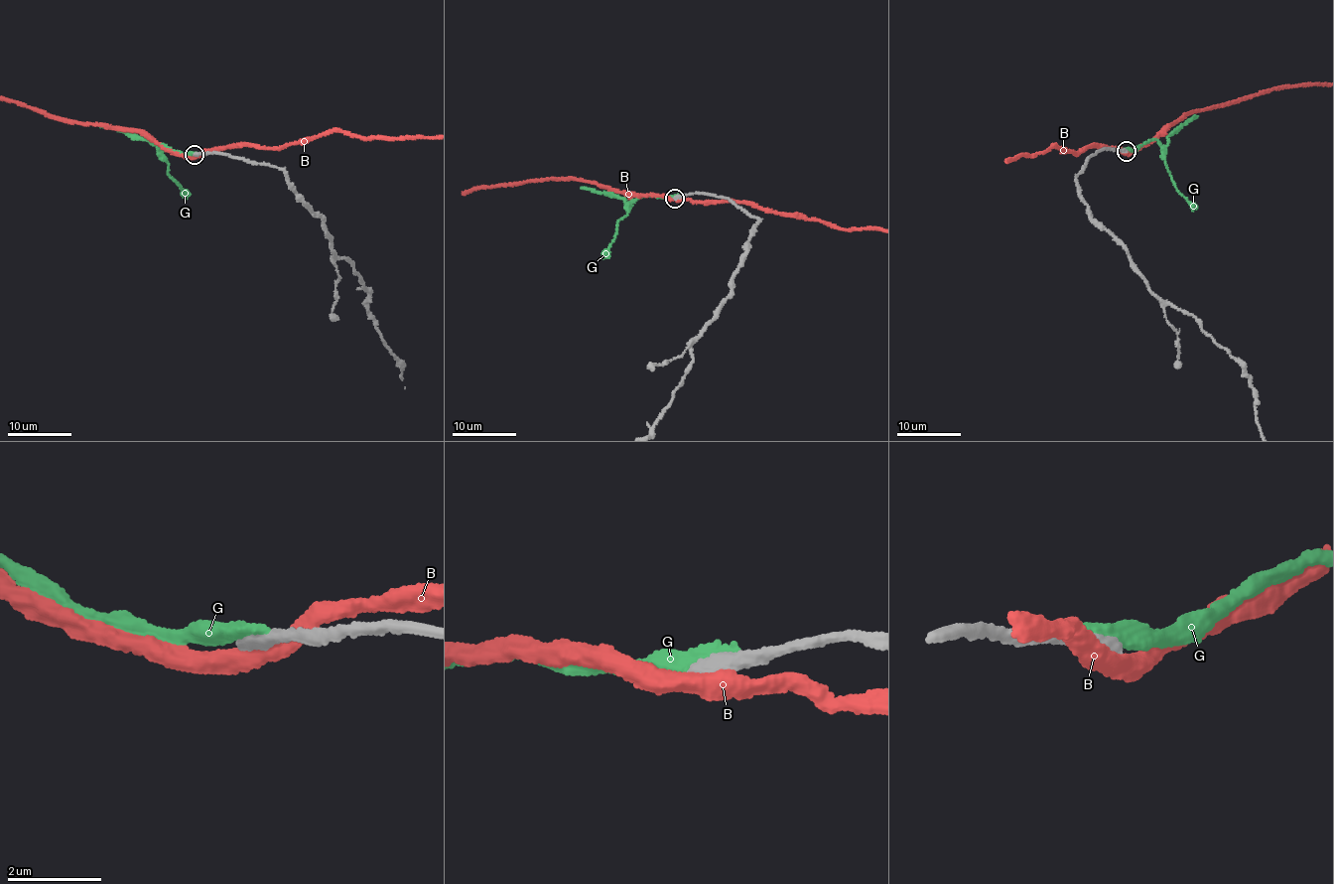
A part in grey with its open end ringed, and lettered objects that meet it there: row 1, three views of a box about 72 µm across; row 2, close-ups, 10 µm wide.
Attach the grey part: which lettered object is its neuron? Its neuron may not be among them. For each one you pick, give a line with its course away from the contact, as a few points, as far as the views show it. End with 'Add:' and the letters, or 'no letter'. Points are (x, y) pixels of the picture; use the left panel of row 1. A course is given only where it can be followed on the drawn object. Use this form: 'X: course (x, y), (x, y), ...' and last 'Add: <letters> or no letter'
Add: no letter

